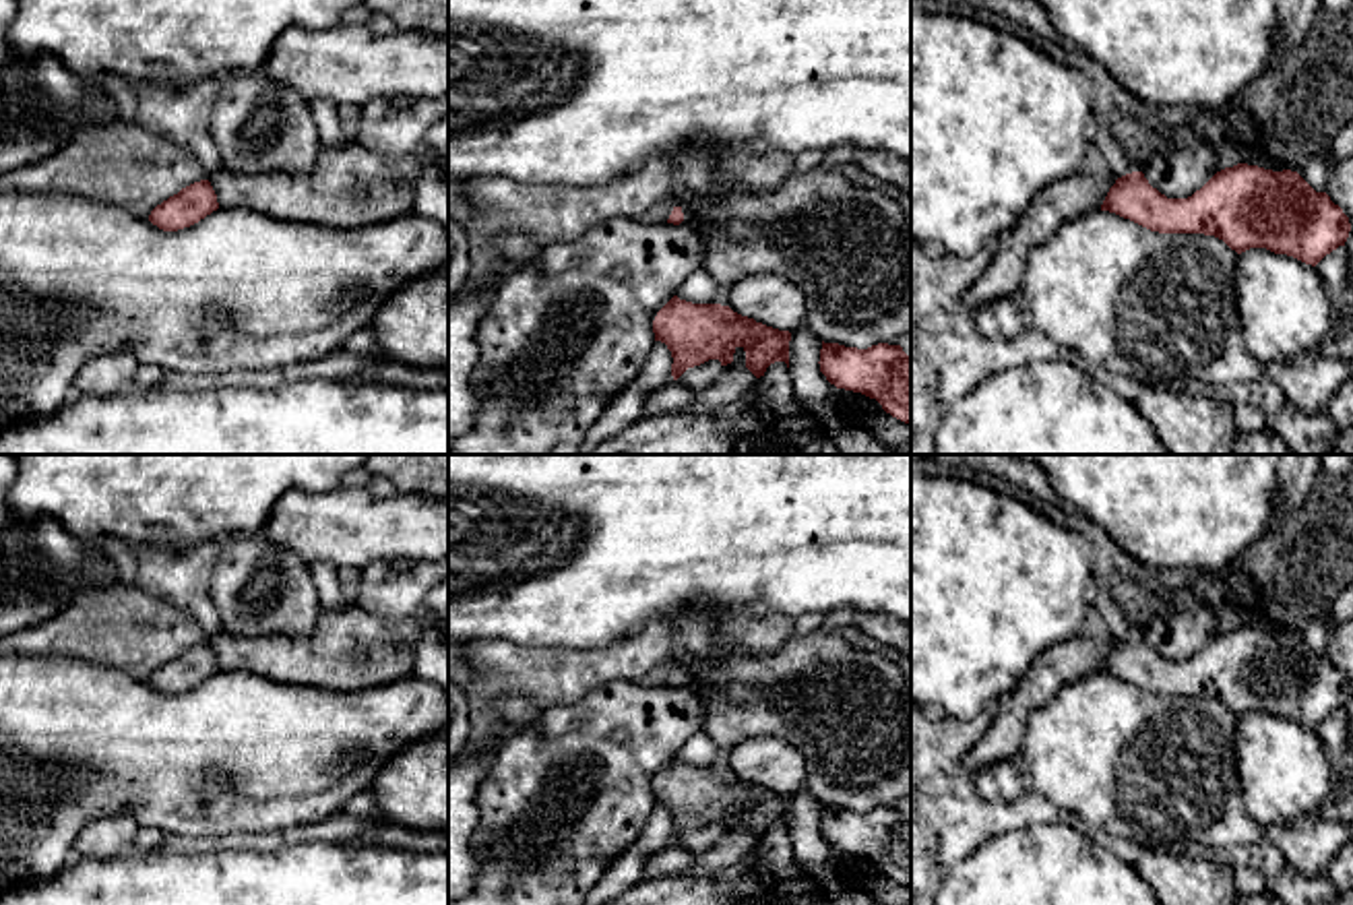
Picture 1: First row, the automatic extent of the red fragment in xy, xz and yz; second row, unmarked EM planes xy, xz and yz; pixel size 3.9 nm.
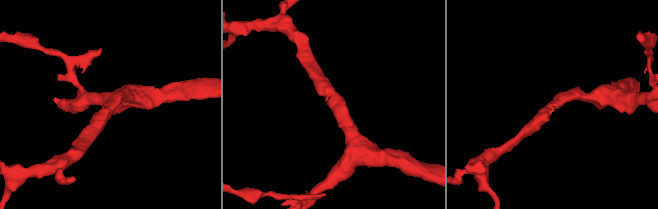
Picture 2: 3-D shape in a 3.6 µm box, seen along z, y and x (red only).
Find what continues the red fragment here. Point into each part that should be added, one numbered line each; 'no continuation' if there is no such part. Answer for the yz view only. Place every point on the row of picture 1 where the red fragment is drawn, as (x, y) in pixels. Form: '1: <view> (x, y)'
1: yz (1128, 131)

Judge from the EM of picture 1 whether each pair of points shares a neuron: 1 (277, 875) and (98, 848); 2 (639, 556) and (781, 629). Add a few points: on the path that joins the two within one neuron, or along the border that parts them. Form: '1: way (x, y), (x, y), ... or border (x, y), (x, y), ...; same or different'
1: border (124, 852), (112, 858), (77, 858); different
2: border (792, 618), (761, 614), (728, 616), (721, 620); different

